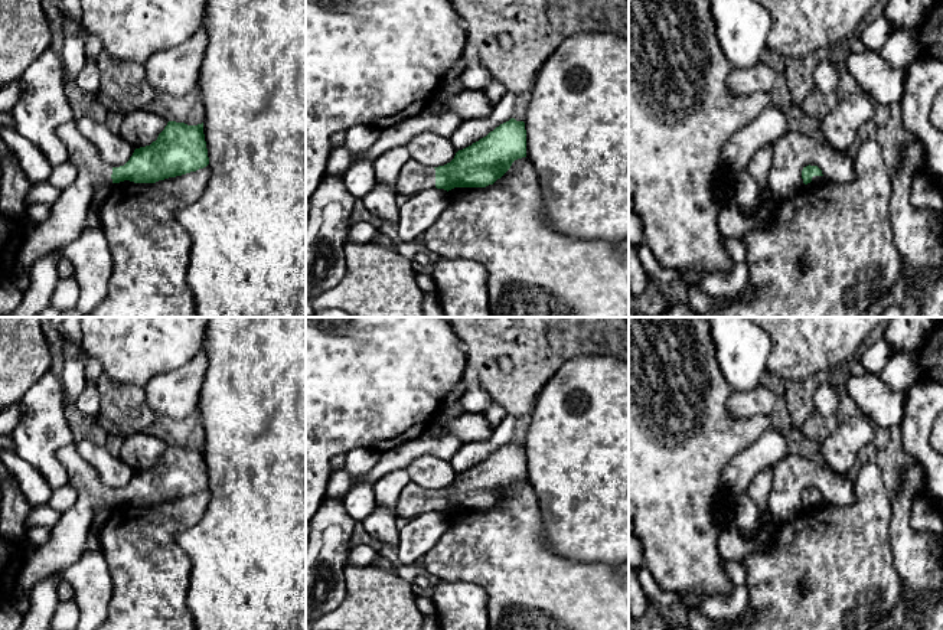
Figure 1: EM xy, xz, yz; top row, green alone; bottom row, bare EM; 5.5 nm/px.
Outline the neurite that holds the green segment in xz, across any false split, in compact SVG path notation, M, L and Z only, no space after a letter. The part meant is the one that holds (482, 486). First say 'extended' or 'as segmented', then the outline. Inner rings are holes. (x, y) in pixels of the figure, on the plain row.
extended | M510 441L486 460L459 473L444 489L428 490L412 482L407 483L398 496L395 513L411 520L435 510L447 515L454 510L486 510L522 480L526 480L525 445Z

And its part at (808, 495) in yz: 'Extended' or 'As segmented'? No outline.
Extended

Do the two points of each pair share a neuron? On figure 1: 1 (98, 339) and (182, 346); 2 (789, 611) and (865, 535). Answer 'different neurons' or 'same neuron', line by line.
1: same neuron
2: same neuron

